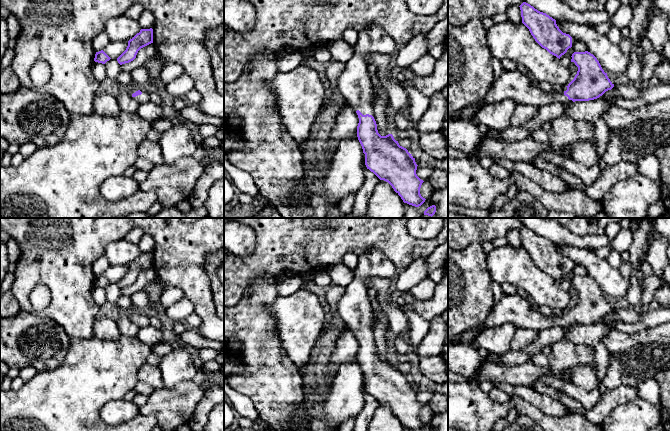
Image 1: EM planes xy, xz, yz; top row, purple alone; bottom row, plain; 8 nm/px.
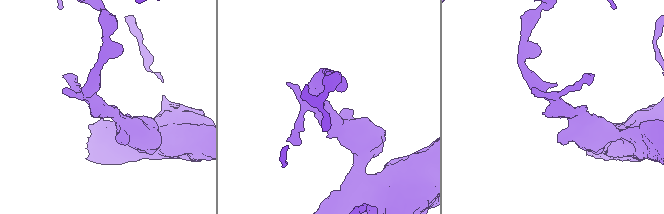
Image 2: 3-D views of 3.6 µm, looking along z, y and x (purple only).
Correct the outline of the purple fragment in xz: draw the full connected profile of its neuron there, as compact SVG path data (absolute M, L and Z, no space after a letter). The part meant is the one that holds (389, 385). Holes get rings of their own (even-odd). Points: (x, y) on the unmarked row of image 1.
M371 249L366 254L359 256L358 265L353 271L353 279L350 284L345 286L345 292L339 299L335 310L345 322L346 329L351 330L358 339L357 361L365 378L367 393L373 396L380 404L388 406L404 427L419 431L426 423L420 418L420 412L424 405L416 398L418 389L415 382L406 372L399 369L392 358L381 360L378 357L374 343L374 310L368 297L369 288L367 282L371 278L395 279L398 272L396 266L382 252L376 249Z

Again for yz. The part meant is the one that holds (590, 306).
M588 275L574 276L571 281L571 286L575 287L578 295L574 303L562 315L545 316L539 310L534 310L528 300L519 294L503 294L499 302L492 306L483 324L464 332L453 341L448 341L448 344L475 345L477 337L483 331L504 323L512 323L517 329L540 332L556 326L594 324L614 311L593 278Z

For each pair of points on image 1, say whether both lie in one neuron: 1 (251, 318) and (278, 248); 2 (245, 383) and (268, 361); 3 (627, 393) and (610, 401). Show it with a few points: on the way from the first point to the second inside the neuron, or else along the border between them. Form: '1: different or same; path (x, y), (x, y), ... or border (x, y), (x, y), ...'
1: different; border (275, 276), (259, 275), (253, 279), (251, 284)
2: same; path (251, 381), (265, 367)
3: same; path (623, 394), (614, 397)

